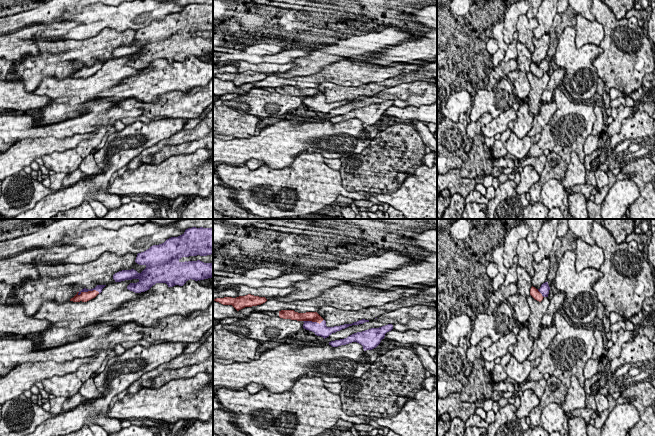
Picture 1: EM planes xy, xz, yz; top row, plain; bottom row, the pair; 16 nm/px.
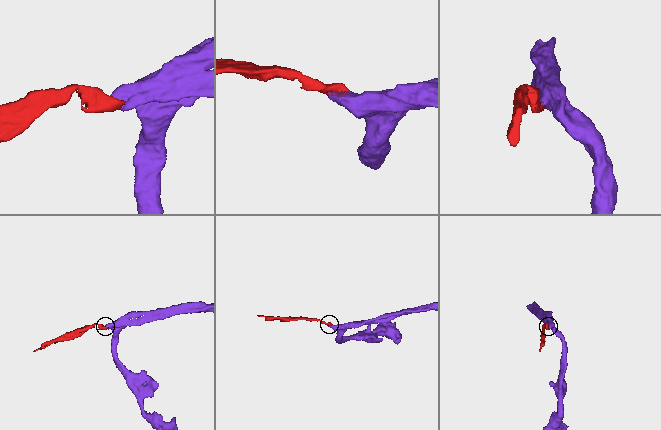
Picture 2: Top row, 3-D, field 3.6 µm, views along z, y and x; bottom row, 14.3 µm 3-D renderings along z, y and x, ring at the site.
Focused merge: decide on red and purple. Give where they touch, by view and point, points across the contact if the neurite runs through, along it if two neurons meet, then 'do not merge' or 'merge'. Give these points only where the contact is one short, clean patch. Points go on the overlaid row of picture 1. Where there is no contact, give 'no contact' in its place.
contact xy (88, 291); way xy (84, 296), (88, 291), (98, 288); merge

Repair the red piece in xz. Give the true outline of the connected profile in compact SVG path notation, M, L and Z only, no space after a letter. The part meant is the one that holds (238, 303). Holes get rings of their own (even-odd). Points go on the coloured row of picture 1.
M248 294L236 298L232 297L216 298L213 301L219 302L223 305L232 305L237 311L239 311L245 307L261 305L265 303L267 299L265 297L259 297Z

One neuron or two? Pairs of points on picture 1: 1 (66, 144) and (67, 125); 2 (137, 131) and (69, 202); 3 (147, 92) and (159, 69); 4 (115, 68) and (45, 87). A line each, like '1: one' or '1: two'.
1: two
2: one
3: one
4: one

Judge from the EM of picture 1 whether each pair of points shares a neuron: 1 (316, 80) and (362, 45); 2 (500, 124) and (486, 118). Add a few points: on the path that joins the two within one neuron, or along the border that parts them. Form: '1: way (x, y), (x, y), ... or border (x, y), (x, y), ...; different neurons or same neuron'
1: border (356, 60), (340, 60), (325, 65), (321, 70); different neurons
2: border (493, 118), (484, 125); different neurons

